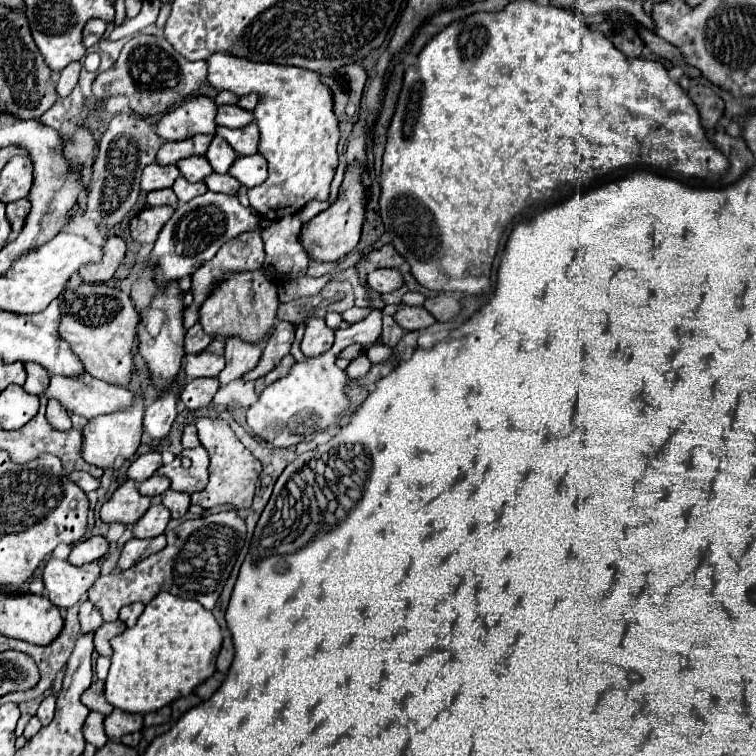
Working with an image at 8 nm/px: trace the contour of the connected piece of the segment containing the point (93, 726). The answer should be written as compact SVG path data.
M92 711L92 713L88 715L88 719L86 719L86 723L84 723L82 733L84 733L86 743L92 743L96 749L104 747L104 743L106 743L106 733L104 733L104 715Z

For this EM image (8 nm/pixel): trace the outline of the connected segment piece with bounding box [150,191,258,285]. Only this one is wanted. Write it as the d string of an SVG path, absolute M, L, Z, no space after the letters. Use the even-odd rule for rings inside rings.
M208 191L204 195L194 197L192 201L184 203L174 211L174 215L168 219L168 223L158 235L158 241L150 253L150 261L154 261L156 269L156 281L160 285L166 285L174 279L192 275L200 265L210 261L226 241L248 229L254 229L256 225L258 225L256 213L250 207L240 205L238 197L234 195ZM176 245L184 245L184 251L178 253Z

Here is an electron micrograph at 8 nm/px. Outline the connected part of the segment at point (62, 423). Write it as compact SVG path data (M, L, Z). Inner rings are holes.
M48 399L46 419L48 419L48 421L50 421L50 425L54 425L56 429L68 429L68 427L72 427L72 423L70 423L70 417L68 417L66 409L64 409L56 399Z

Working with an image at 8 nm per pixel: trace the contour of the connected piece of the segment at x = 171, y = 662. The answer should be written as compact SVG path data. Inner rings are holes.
M166 591L158 593L138 617L138 623L126 629L122 635L110 641L112 645L112 665L106 679L106 701L116 709L128 713L150 713L172 703L174 699L192 693L194 687L204 683L216 671L216 657L222 647L222 633L214 615L204 609L198 601L174 597Z

